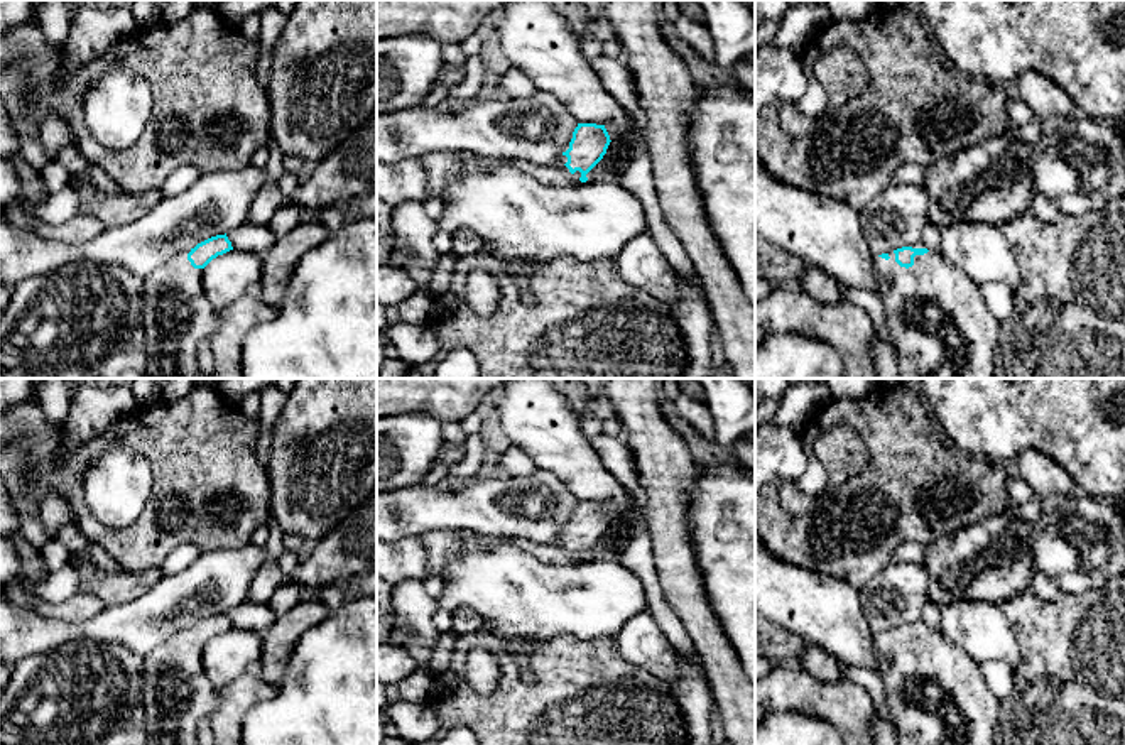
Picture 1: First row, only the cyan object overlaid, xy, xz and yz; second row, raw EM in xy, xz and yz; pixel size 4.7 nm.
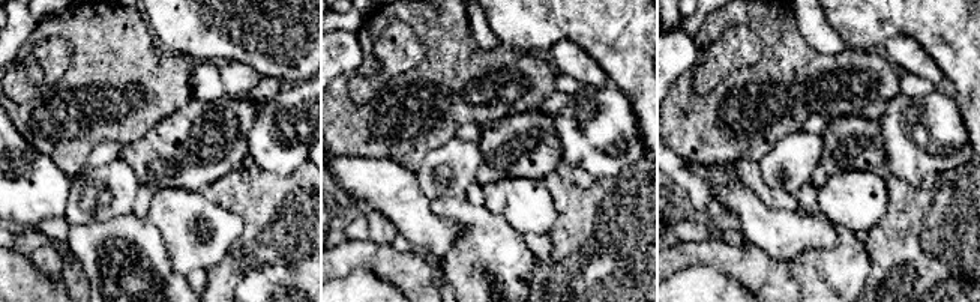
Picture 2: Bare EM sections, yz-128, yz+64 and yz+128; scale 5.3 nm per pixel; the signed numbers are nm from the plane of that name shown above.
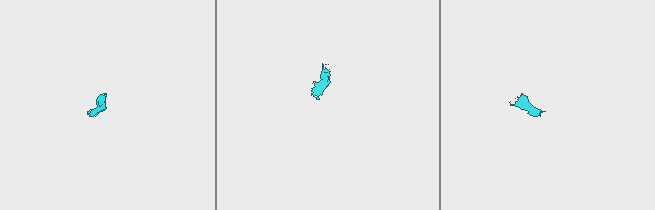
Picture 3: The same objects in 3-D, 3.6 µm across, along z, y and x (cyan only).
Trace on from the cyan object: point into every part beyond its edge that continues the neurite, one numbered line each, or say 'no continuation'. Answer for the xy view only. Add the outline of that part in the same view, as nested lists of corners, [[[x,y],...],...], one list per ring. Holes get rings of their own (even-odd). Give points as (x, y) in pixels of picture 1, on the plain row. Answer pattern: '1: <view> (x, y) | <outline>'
1: xy (176, 696) | [[[191,628],[181,630],[144,657],[142,696],[147,745],[199,745],[198,728],[218,708],[220,689],[203,669],[204,647],[194,647],[188,639]]]

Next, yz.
1: yz (936, 695) | [[[894,630],[887,632],[889,639],[873,637],[873,647],[897,745],[993,745],[1000,699],[990,691],[980,664],[941,630],[916,634],[909,647],[895,640]]]

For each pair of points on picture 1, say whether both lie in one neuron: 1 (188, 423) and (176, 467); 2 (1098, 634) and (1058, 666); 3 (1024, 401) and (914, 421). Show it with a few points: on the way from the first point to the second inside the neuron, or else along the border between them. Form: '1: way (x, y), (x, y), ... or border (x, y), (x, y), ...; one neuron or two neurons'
1: way (188, 433), (186, 456); one neuron
2: way (1088, 644), (1068, 664); one neuron
3: border (929, 413), (941, 436), (956, 450); two neurons

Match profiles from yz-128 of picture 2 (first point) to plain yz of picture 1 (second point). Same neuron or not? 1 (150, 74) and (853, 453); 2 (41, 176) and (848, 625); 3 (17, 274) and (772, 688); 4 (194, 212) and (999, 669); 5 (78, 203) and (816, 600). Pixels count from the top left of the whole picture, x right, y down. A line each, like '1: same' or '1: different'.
1: different
2: same
3: same
4: different
5: different

